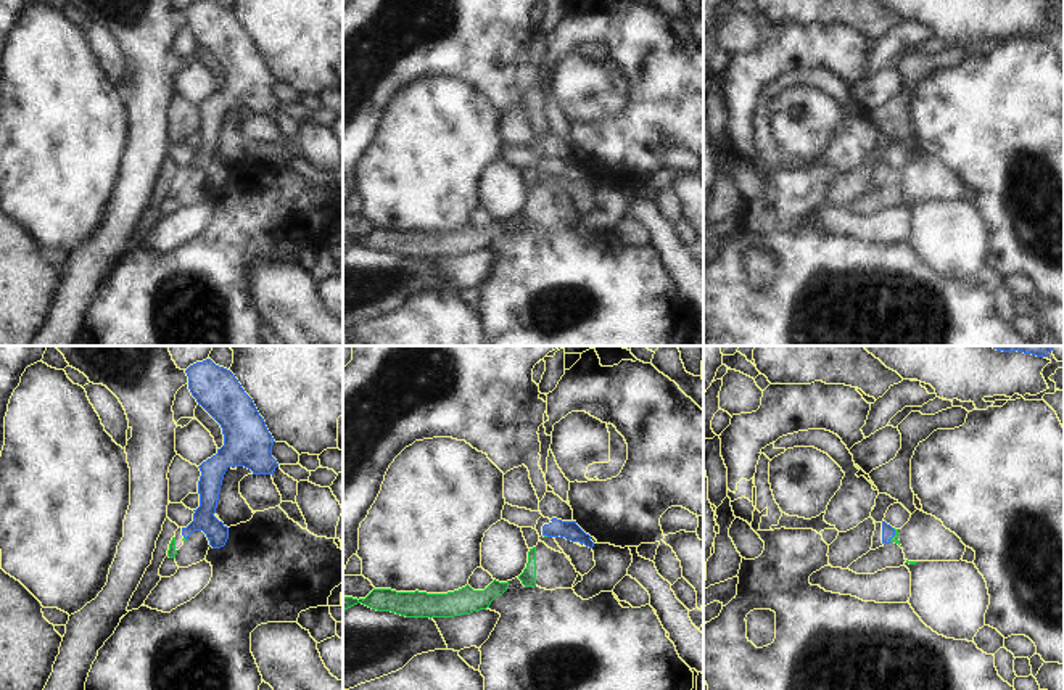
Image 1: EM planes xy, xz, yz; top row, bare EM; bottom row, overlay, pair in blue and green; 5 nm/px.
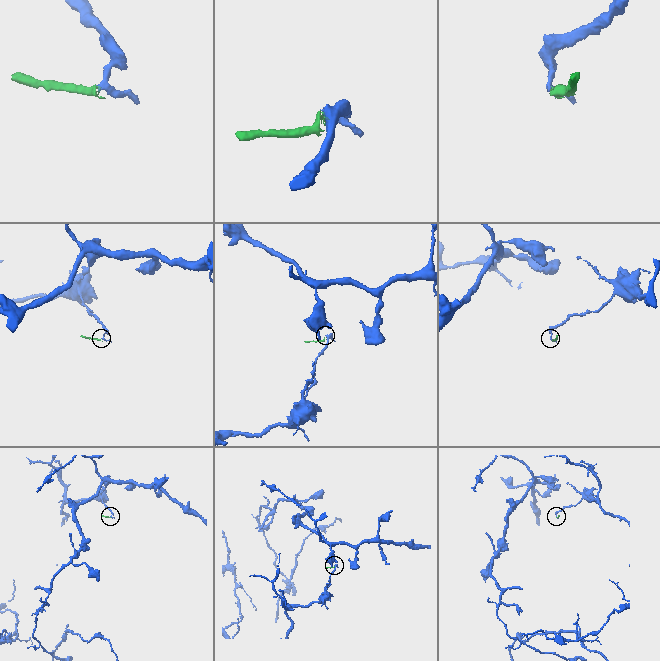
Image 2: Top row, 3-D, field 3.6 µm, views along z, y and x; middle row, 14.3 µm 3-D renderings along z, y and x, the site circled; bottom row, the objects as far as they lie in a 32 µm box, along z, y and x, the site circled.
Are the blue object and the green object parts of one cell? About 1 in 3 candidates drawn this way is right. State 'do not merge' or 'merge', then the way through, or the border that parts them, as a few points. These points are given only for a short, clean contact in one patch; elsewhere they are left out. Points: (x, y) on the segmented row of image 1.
do not merge; border yz (894, 528), (894, 536), (889, 541)

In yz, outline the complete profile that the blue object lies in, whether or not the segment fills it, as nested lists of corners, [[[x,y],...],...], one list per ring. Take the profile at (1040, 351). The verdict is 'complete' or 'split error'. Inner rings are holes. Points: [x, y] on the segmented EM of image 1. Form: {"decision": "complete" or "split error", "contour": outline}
{"decision": "complete", "contour": [[[992,346],[992,347],[1003,352],[1017,351],[1037,357],[1045,357],[1050,351],[1053,351],[1053,346]]]}

